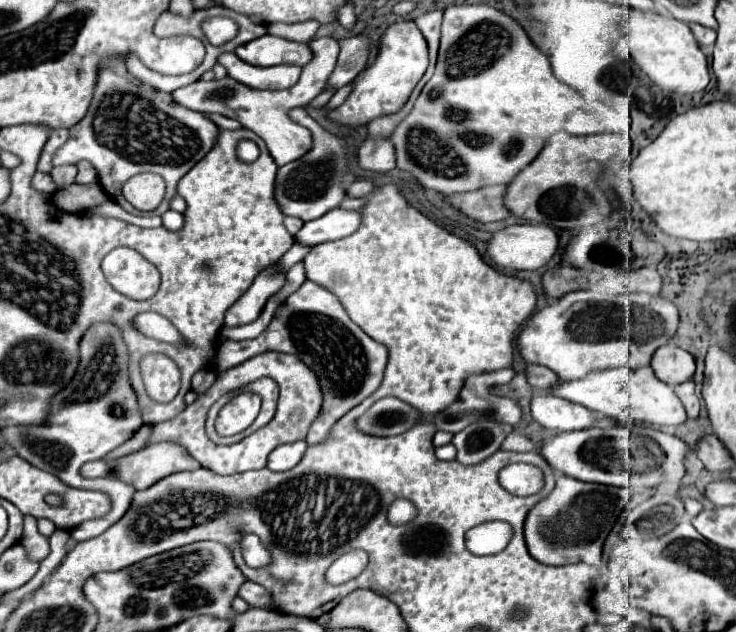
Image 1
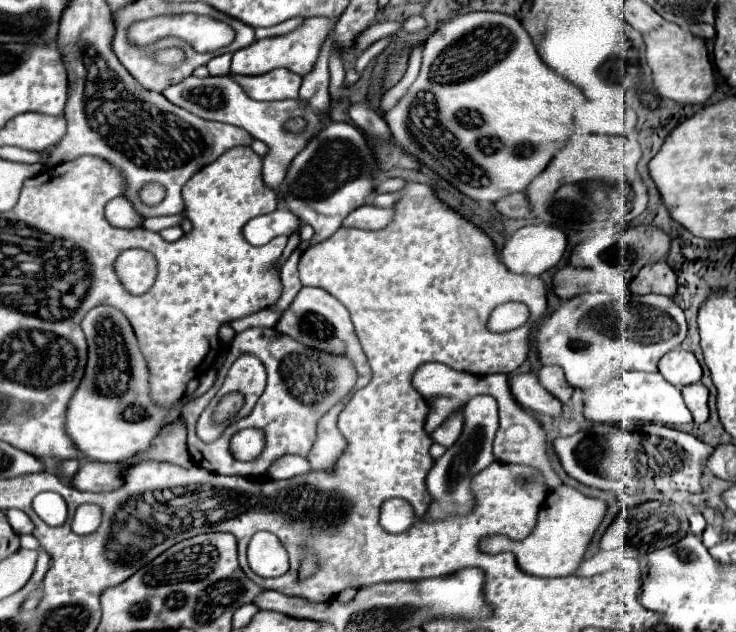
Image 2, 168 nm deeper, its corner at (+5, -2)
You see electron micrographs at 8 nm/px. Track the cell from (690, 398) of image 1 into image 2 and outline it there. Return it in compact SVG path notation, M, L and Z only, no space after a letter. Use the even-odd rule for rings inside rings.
M697 382L697 384L681 388L681 394L685 398L687 408L693 412L693 420L697 424L707 422L707 418L709 418L709 406L707 406L707 402L709 402L709 390L707 390L707 386L703 386L701 382Z

